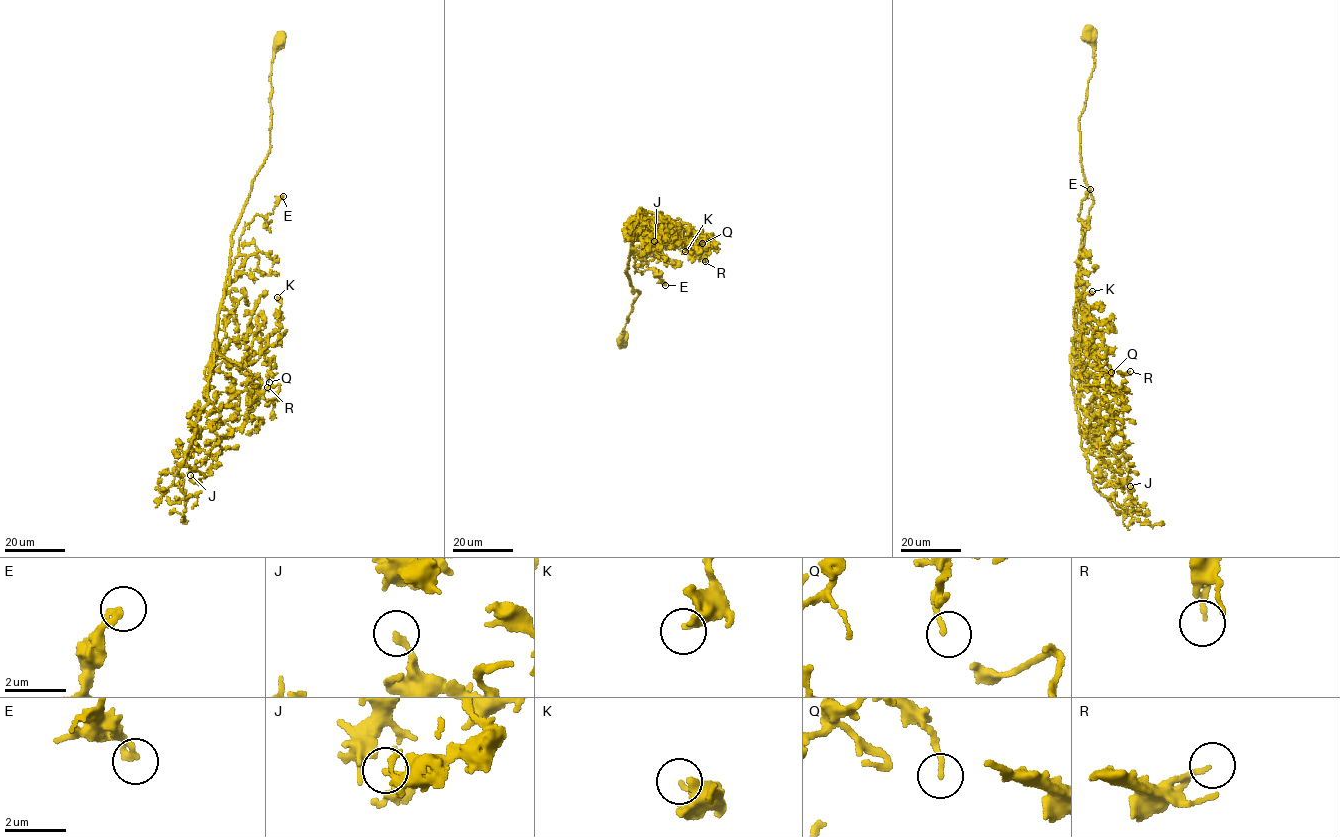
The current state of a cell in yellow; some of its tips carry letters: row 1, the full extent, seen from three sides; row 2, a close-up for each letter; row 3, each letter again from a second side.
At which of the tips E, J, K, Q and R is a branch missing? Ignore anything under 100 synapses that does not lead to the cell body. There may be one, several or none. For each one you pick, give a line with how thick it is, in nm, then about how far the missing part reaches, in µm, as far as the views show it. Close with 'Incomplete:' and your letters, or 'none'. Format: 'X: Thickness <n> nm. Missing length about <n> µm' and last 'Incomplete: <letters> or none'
Incomplete: none

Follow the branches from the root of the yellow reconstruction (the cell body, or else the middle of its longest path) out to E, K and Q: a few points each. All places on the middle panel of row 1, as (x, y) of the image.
E: (622, 341), (640, 292), (633, 292), (627, 273), (630, 254), (636, 258), (635, 271), (657, 269), (665, 285)
K: (622, 341), (640, 292), (633, 292), (626, 271), (635, 225), (667, 217), (682, 223), (697, 239), (685, 251)
Q: (622, 341), (640, 292), (633, 292), (626, 271), (639, 219), (669, 217), (694, 230), (702, 243)

